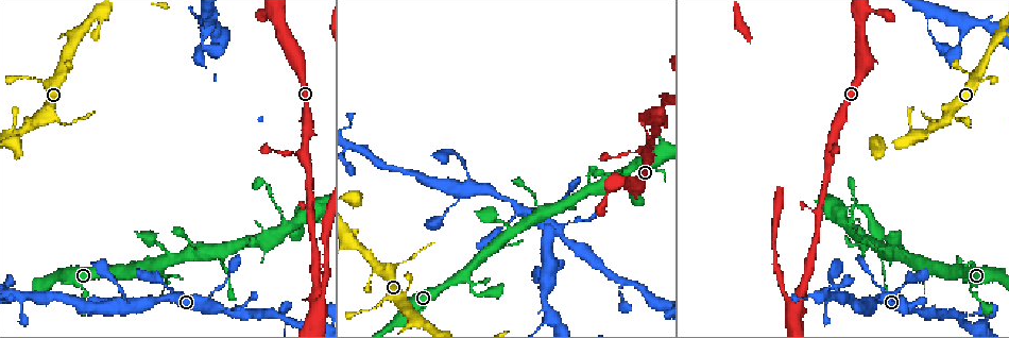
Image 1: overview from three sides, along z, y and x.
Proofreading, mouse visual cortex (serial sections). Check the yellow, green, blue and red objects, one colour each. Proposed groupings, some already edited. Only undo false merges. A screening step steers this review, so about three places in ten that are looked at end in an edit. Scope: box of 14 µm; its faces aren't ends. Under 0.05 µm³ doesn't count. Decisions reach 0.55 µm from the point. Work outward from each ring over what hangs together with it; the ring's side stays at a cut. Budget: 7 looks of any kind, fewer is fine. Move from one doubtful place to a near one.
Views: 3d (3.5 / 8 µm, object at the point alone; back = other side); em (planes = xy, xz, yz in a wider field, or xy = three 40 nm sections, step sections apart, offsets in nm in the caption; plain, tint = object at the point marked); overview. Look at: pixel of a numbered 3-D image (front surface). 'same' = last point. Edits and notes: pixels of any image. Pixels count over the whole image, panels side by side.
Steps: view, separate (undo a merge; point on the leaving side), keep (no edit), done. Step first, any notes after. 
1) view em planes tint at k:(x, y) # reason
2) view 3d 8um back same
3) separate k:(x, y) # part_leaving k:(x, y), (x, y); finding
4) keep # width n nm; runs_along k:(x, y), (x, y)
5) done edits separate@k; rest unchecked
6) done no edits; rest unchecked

view 3d 3.5um at 1:(377, 267)

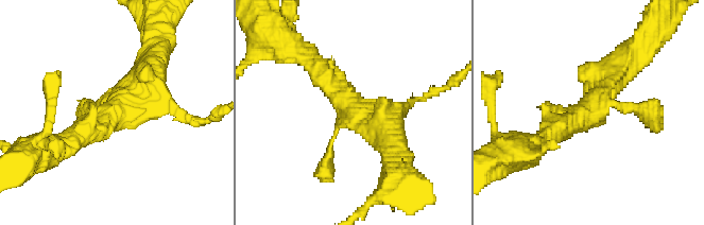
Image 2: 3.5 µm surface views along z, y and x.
view em xy step 1 plain at 2:(121, 111)

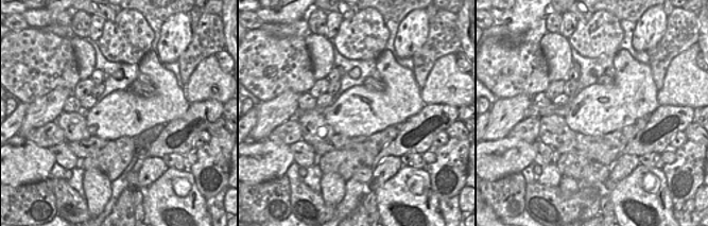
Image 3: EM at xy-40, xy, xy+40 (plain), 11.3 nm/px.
view em xy step 1 tint same # where the object lies

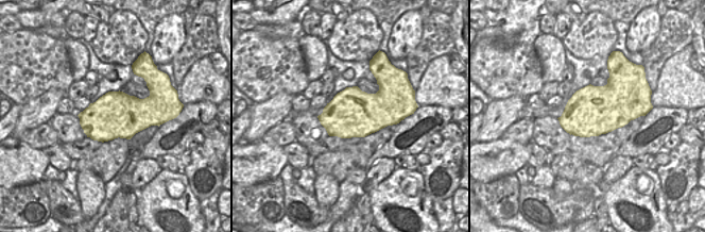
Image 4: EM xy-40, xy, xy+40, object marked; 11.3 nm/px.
keep # runs_along 2:(391, 138), (315, 65); one cell here

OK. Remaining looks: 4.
view 3d 8um at 1:(469, 182)

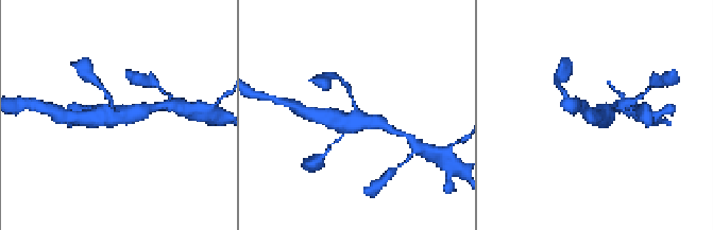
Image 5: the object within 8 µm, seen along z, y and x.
view em planes tint at 5:(115, 112) # need the tissue

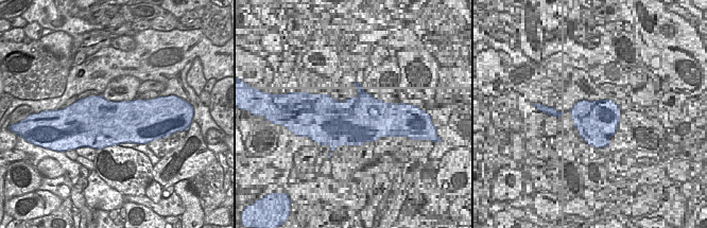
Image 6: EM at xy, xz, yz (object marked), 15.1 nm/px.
keep # runs_along 5:(148, 108), (125, 114), (87, 117); one cell here

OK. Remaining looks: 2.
view 3d 3.5um at 1:(960, 319)

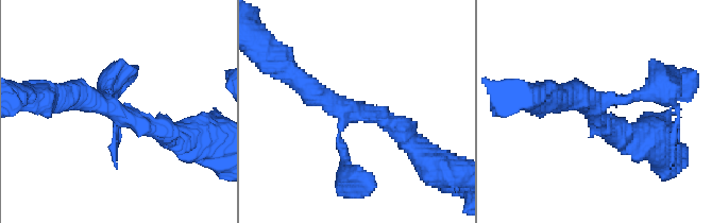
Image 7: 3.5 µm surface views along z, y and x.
view em xy step 3 tint at 7:(344, 109) # arms 3; arm_widths 150, 250, 350 nm

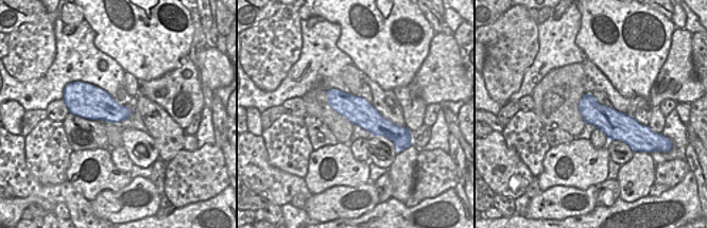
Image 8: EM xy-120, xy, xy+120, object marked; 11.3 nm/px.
keep # runs_along 8:(329, 92), (340, 102), (395, 134); all the same cell

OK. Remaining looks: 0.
done no edits; rest unchecked

